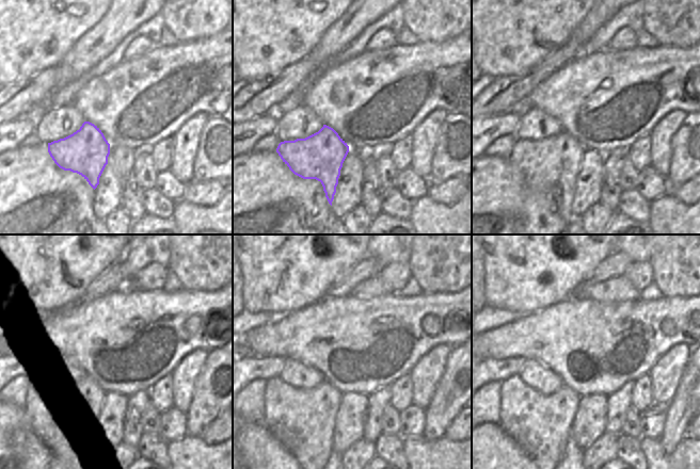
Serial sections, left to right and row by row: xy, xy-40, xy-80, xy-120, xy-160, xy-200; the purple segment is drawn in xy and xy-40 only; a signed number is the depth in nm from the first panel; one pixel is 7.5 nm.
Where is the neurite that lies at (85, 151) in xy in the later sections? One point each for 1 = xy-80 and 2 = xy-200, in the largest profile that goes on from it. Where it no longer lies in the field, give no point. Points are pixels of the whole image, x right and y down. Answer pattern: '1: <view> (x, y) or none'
1: xy-80 (552, 164)
2: xy-200 (540, 423)

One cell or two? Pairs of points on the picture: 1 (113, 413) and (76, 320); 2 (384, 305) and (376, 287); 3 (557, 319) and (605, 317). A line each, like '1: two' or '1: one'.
1: two
2: two
3: one

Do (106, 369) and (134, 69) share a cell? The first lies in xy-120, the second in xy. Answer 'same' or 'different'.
same

